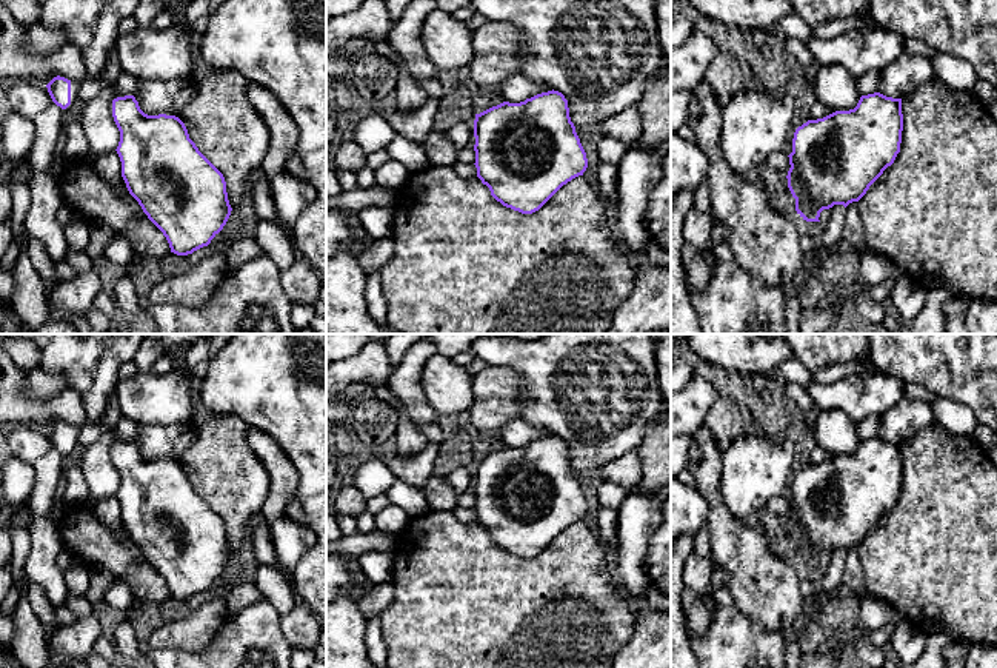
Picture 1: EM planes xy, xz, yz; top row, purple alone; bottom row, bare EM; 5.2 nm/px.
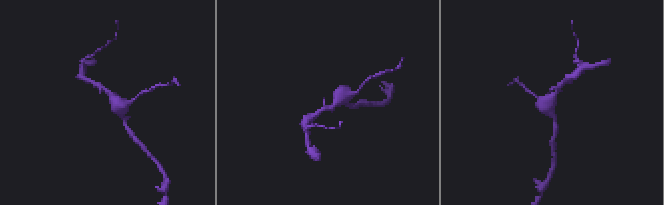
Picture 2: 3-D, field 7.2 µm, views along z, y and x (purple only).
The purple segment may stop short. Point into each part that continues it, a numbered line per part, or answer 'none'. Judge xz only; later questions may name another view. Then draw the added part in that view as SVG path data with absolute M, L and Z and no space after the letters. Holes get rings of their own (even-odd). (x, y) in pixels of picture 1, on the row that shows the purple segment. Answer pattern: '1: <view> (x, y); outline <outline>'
none

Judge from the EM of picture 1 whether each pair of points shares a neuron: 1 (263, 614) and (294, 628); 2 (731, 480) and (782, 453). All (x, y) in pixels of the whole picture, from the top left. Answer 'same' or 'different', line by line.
1: different
2: same

